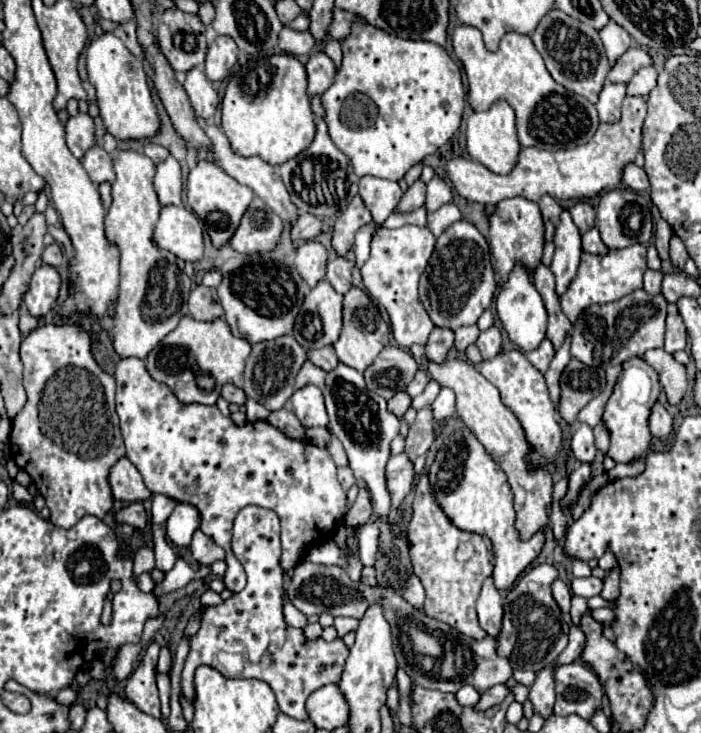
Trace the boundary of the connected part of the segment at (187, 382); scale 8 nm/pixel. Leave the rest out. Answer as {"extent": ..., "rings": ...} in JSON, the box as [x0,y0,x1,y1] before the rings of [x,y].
{"extent":[146,316,250,404],"rings":[[[184,316],[180,324],[148,354],[146,368],[154,380],[168,384],[180,402],[216,404],[224,384],[242,388],[244,362],[248,354],[250,342],[236,338],[222,318],[214,318],[212,322],[198,322],[192,316]]]}

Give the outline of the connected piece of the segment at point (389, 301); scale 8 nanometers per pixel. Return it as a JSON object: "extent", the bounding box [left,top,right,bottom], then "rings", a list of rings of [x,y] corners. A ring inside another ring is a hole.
{"extent":[360,224,436,348],"rings":[[[406,224],[398,230],[380,228],[376,232],[376,236],[372,238],[370,258],[360,268],[368,294],[386,308],[386,312],[390,316],[394,340],[402,348],[410,348],[412,344],[424,346],[428,340],[428,334],[434,328],[432,320],[428,318],[426,310],[422,308],[420,300],[418,300],[418,278],[422,276],[422,272],[430,260],[434,244],[436,244],[436,238],[428,228],[418,228],[412,224]]]}

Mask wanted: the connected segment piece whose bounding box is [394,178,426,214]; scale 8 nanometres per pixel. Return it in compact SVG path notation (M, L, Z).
M418 178L412 186L408 186L408 190L402 194L400 198L400 206L396 206L394 212L398 214L408 214L418 210L424 204L424 196L426 196L426 184Z

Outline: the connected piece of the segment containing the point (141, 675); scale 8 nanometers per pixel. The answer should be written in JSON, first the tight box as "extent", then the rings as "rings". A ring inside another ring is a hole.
{"extent":[126,642,160,716],"rings":[[[150,642],[150,646],[144,652],[144,658],[140,660],[138,668],[130,674],[126,682],[126,698],[150,716],[160,716],[160,700],[156,688],[158,652],[160,652],[158,642]]]}

